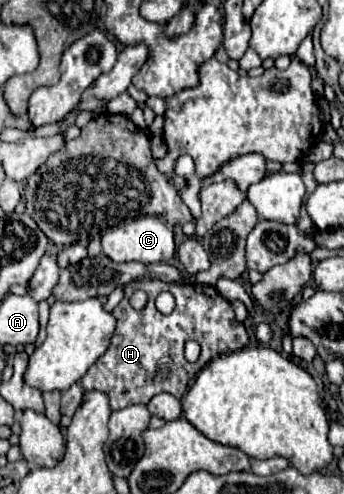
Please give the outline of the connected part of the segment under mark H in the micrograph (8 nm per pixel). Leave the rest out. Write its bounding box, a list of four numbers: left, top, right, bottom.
[80,279,250,409]

